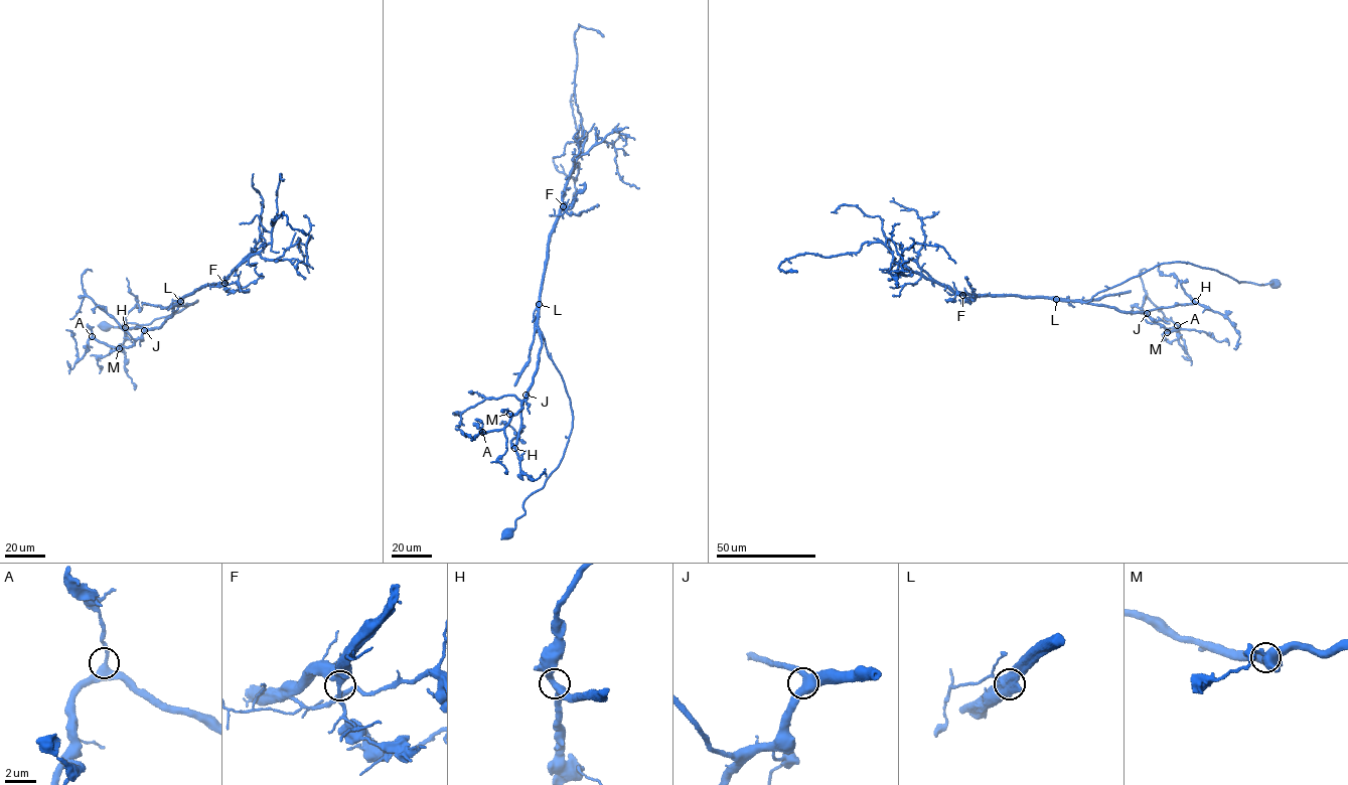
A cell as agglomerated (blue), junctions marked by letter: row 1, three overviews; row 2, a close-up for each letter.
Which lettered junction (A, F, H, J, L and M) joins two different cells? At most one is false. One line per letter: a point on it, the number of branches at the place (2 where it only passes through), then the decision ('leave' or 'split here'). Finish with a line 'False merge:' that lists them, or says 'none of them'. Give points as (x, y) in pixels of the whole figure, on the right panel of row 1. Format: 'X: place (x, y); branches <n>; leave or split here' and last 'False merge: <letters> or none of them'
A: place (1177, 325); branches 2; leave
F: place (962, 295); branches 2; leave
H: place (1195, 301); branches 3; leave
J: place (1147, 313); branches 3; leave
L: place (1056, 299); branches 2; split here
M: place (1167, 332); branches 2; leave
False merge: L

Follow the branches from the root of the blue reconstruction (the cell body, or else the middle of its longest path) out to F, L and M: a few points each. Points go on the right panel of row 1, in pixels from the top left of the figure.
F: (1275, 283), (1239, 283), (1216, 270), (1174, 262), (1158, 265), (1096, 293), (1086, 302), (1013, 295), (962, 295)
L: (1275, 283), (1239, 283), (1216, 270), (1174, 262), (1158, 265), (1096, 293), (1086, 302), (1056, 300)
M: (1275, 283), (1239, 283), (1216, 270), (1174, 262), (1158, 265), (1084, 302), (1147, 313), (1168, 329), (1167, 332)

